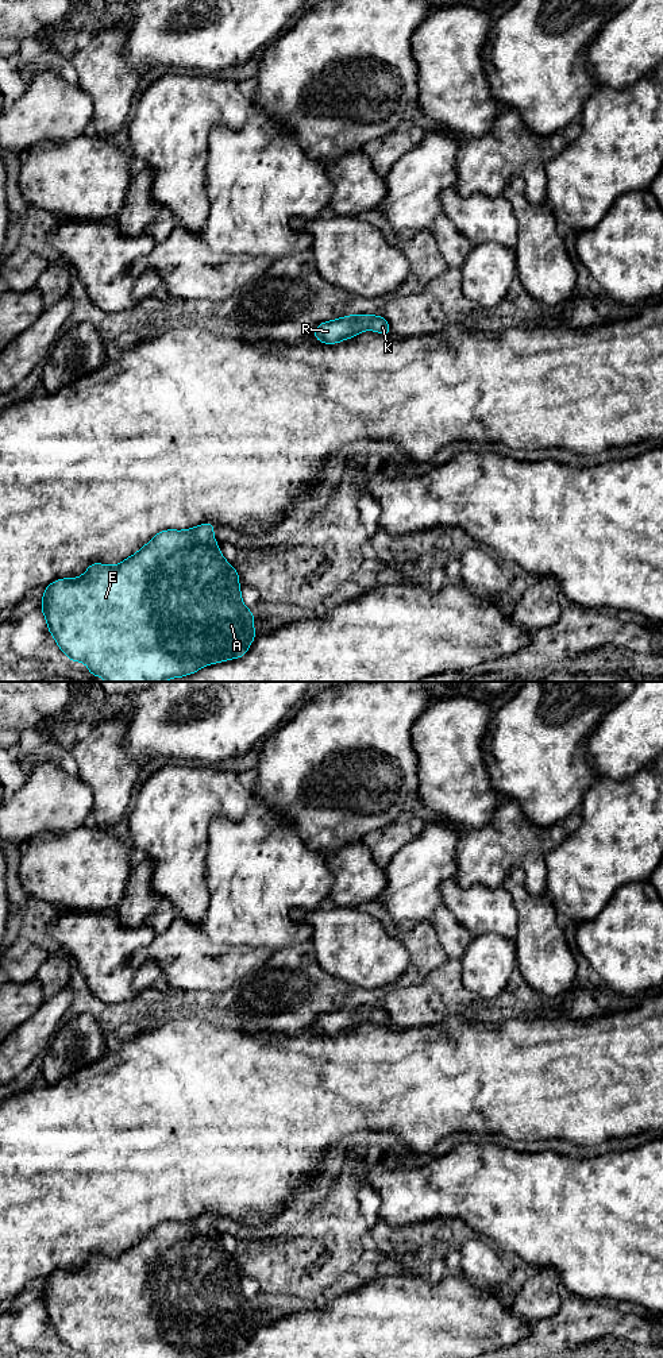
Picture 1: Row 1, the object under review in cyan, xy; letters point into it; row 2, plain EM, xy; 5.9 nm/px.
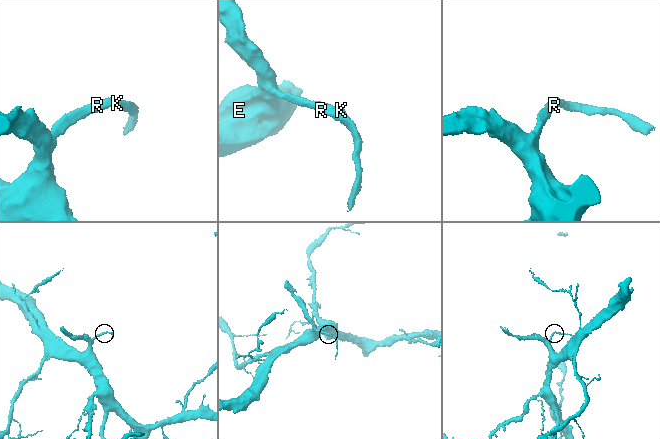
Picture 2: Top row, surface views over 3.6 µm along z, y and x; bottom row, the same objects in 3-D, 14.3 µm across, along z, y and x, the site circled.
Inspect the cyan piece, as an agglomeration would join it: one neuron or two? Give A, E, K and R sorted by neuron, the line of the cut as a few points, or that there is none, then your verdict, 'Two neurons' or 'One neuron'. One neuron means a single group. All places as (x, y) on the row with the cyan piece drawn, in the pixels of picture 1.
Groups: A E K R. No split. One neuron

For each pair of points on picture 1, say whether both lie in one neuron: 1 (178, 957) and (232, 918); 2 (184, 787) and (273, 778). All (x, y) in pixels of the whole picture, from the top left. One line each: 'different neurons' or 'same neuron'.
1: different neurons
2: different neurons

